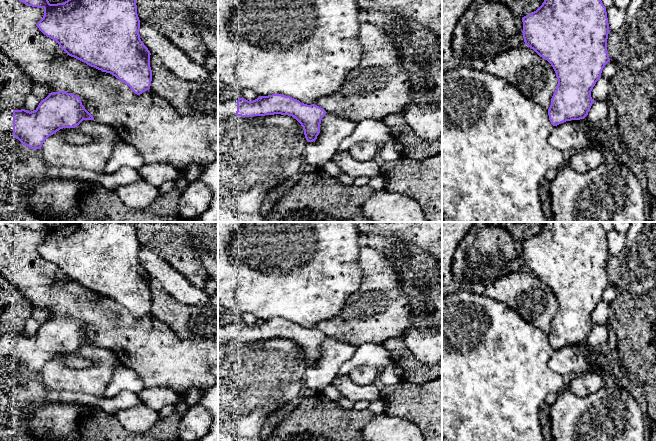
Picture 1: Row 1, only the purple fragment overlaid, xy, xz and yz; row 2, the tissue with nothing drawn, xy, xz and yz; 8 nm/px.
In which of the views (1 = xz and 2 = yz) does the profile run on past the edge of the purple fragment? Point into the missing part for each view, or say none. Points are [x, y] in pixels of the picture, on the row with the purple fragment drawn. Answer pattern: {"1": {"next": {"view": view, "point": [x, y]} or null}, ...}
{"1": {"next": {"view": "xz", "point": [226, 109]}}, "2": {"next": null}}

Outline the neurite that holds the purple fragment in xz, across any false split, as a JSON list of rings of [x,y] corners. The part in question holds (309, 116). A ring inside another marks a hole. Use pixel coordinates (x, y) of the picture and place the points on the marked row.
[[[282,94],[260,96],[253,101],[248,101],[243,97],[229,101],[218,100],[218,120],[235,115],[241,117],[288,115],[301,124],[308,142],[317,139],[321,120],[326,113],[323,108],[315,104],[307,105]]]

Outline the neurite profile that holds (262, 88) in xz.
[[[218,0],[218,79],[230,86],[236,86],[241,89],[252,89],[259,97],[272,94],[282,94],[297,99],[301,103],[307,105],[314,104],[319,98],[332,95],[338,91],[346,80],[348,74],[360,64],[362,57],[362,46],[358,37],[362,20],[363,14],[356,0]]]

